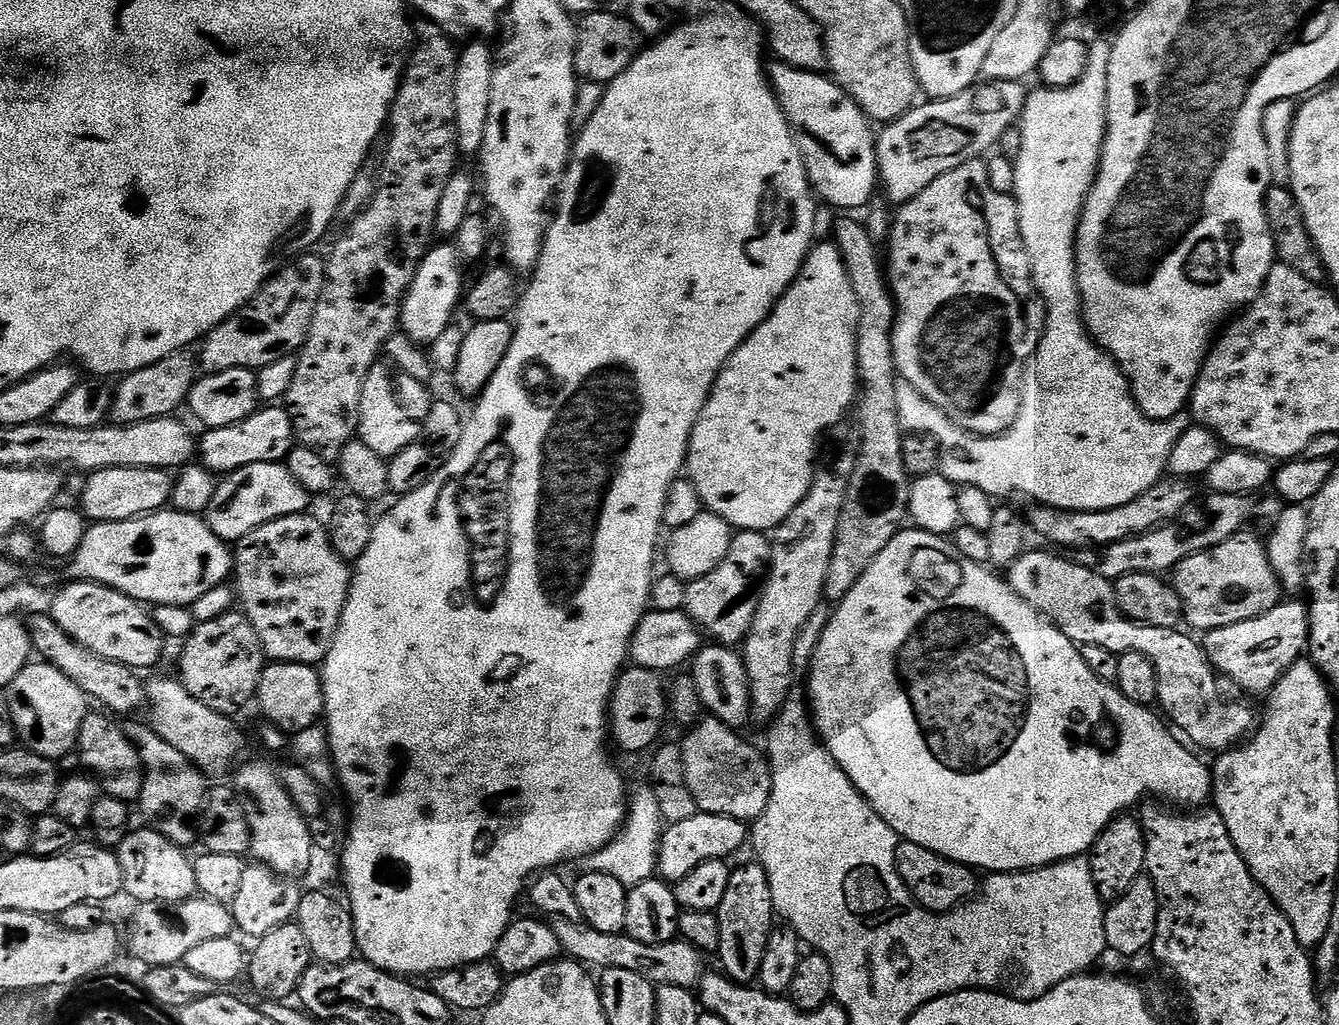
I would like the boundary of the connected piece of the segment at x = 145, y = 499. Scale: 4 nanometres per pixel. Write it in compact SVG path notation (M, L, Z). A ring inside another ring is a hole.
M107 468L91 473L84 484L84 493L78 501L89 521L105 524L134 520L137 516L149 516L169 507L172 499L171 471L163 468Z

